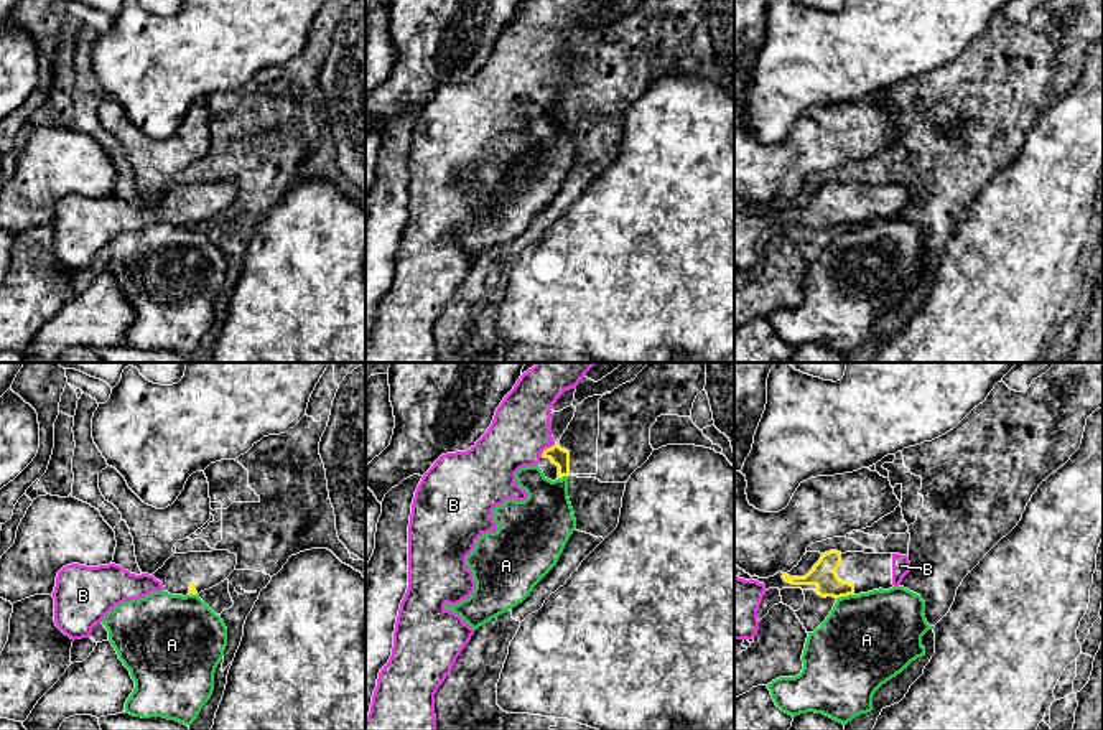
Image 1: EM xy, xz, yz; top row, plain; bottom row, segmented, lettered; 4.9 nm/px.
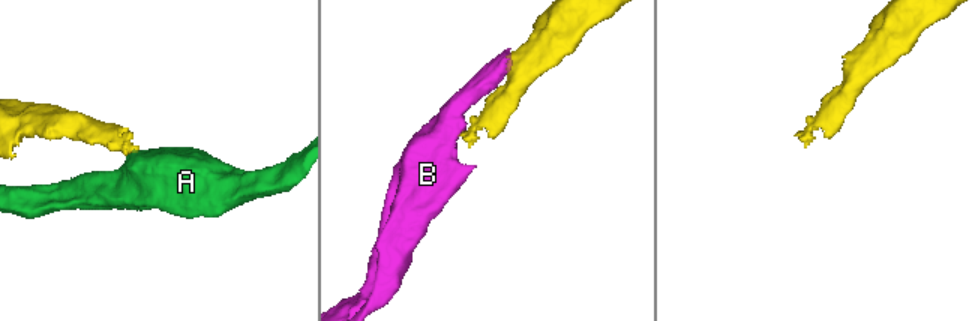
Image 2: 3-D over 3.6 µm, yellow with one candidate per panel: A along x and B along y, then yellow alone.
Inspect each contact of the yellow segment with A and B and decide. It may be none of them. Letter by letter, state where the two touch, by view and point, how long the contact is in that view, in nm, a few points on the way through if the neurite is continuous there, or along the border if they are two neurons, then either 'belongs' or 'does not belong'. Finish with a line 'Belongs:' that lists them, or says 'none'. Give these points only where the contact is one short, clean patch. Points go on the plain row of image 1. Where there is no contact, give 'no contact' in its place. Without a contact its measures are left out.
A: yz (845, 226) | 90 nm | along yz (853, 224), (837, 229) | does not belong
B: xz (545, 81) | 100 nm | belongs
Belongs: B

